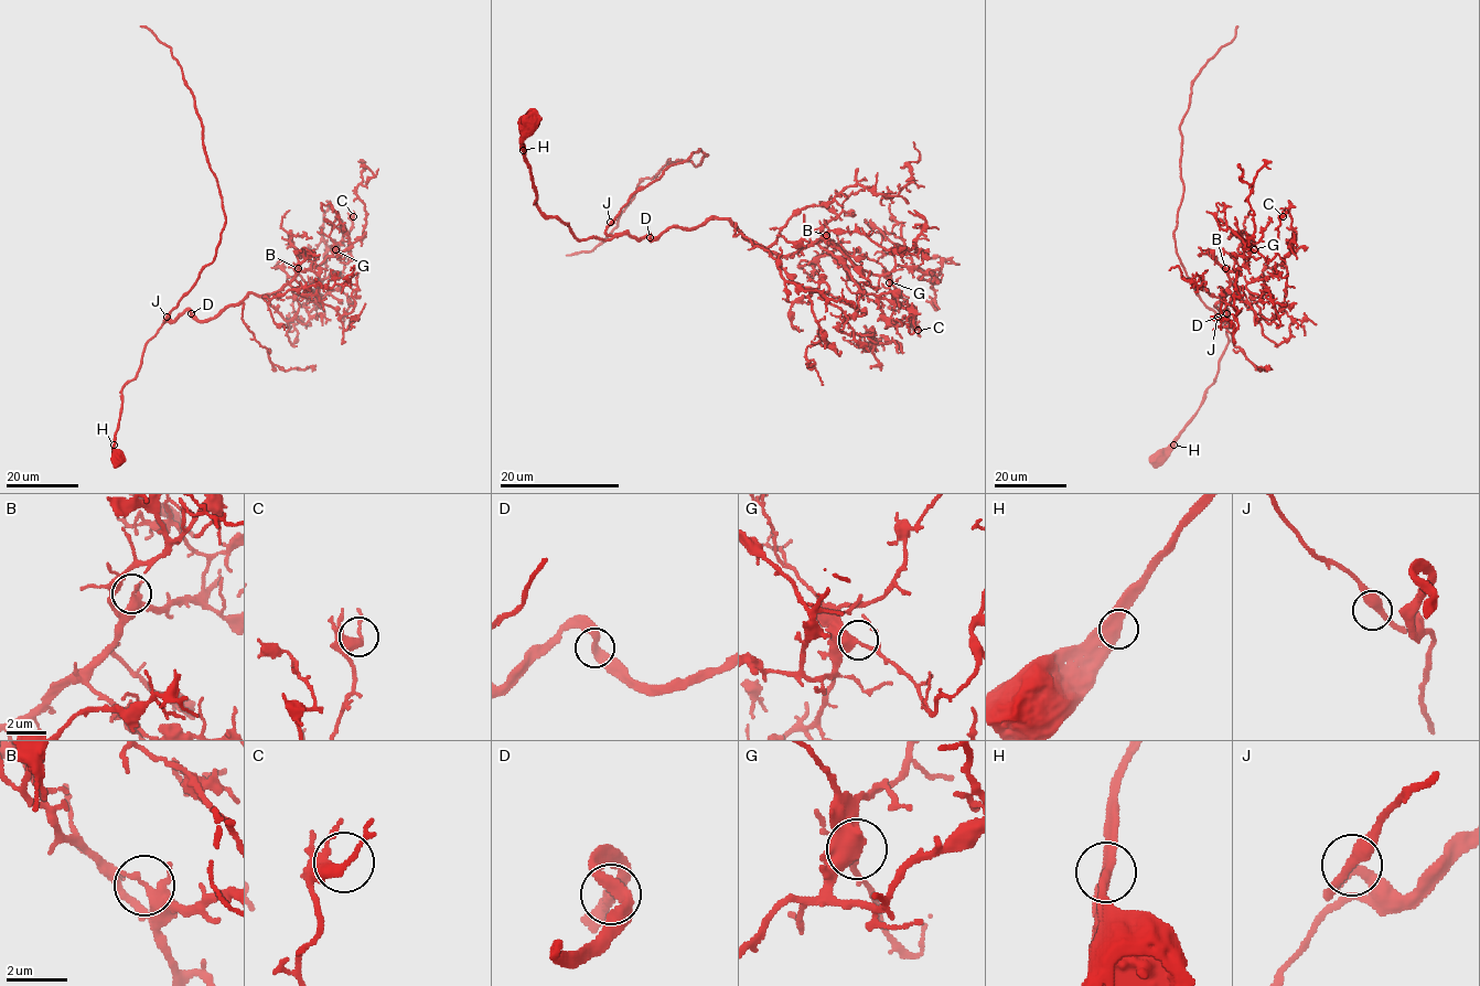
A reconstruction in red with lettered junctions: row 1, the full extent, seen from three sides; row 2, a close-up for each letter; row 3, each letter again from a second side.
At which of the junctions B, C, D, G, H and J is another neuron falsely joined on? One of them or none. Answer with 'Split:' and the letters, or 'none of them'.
Split: none of them

